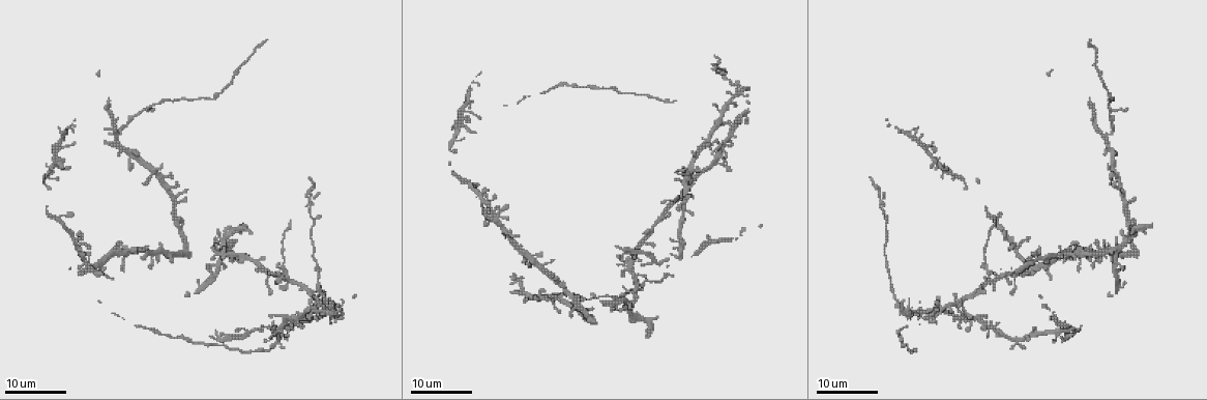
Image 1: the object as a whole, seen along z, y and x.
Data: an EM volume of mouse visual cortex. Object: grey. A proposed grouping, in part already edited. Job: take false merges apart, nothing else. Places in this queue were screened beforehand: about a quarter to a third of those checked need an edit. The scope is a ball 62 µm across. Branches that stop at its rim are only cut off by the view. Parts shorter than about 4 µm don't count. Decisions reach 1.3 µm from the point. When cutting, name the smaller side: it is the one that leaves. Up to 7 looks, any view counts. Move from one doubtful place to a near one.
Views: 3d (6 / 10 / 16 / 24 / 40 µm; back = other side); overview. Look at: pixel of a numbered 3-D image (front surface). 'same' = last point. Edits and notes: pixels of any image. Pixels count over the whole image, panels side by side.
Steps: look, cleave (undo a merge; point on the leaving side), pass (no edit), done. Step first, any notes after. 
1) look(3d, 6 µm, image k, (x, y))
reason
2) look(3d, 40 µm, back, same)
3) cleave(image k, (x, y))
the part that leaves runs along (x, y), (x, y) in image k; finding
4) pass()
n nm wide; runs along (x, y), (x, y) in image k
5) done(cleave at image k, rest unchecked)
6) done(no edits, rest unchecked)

look(3d, 24 µm, image 1, (720, 119))
calibre changes

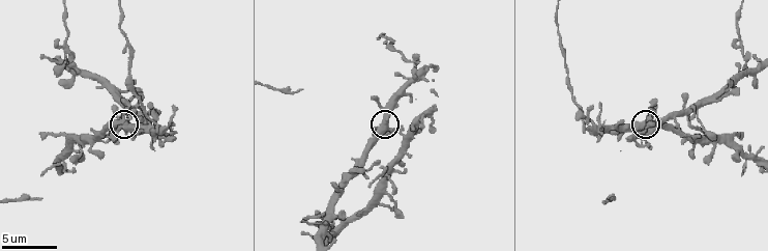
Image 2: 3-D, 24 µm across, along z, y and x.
look(3d, 6 µm, image 2, (125, 120))

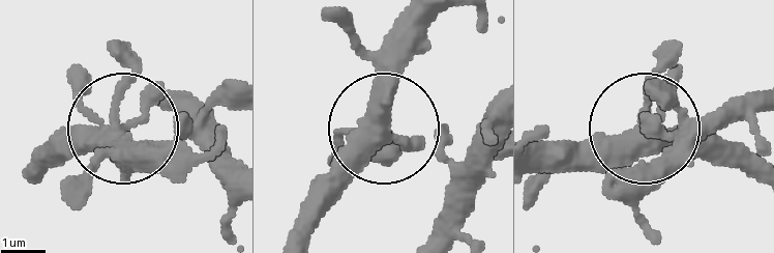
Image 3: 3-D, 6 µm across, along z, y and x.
pass()
all the same neuron

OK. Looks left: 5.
look(3d, 10 µm, image 2, (96, 139))
looks like a crossing

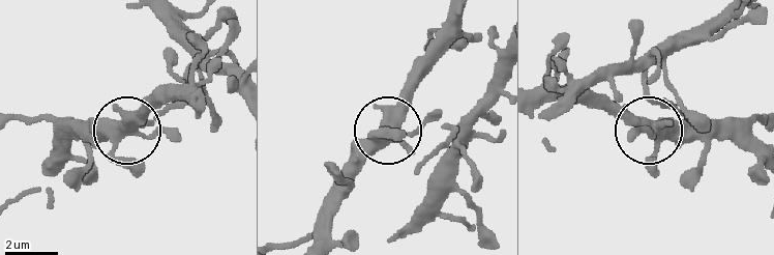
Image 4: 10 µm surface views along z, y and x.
look(3d, 10 µm, back, image 4, (121, 126))

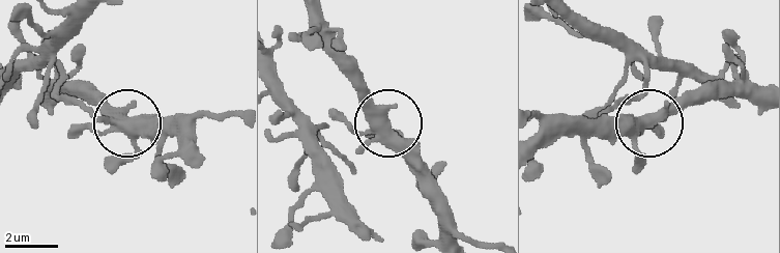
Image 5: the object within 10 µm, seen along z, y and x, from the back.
pass()
all the same neuron

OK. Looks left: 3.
look(3d, 10 µm, image 2, (332, 229))
looks like a crossing

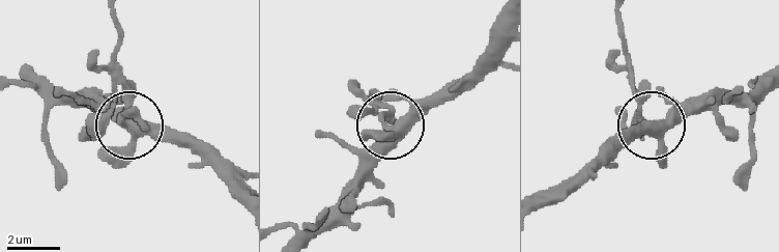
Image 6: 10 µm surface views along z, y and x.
cleave(image 6, (98, 123))
400 nm wide; the part that leaves runs along (134, 100), (116, 55), (116, 15) in image 6; a second neuron is stuck on

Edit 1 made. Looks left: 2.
done(cleave at image 6, rest unchecked)

